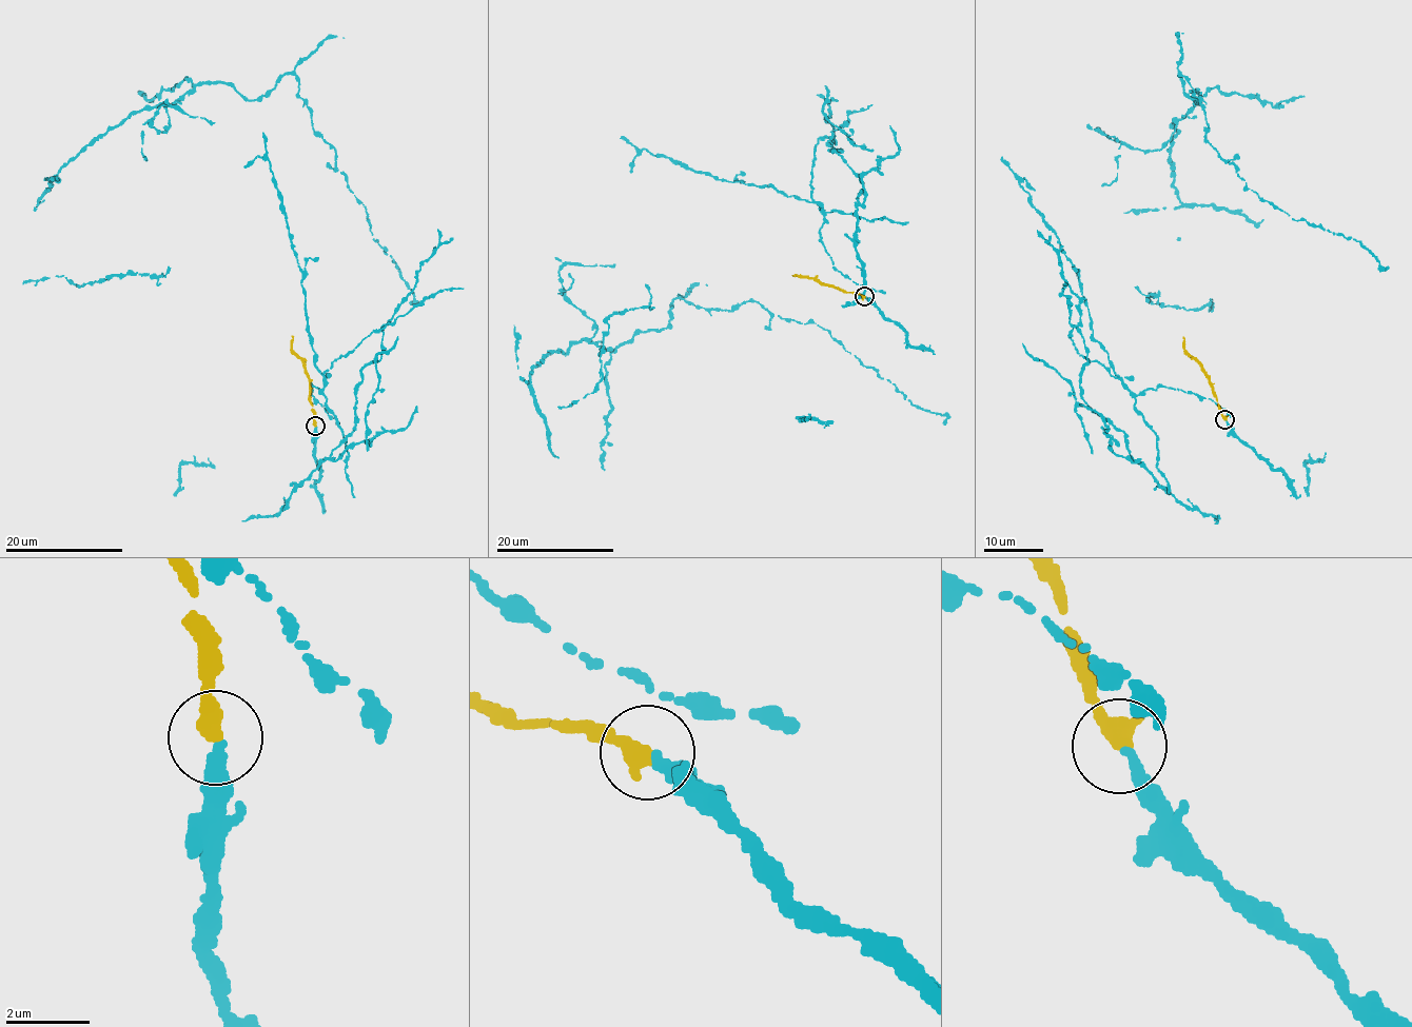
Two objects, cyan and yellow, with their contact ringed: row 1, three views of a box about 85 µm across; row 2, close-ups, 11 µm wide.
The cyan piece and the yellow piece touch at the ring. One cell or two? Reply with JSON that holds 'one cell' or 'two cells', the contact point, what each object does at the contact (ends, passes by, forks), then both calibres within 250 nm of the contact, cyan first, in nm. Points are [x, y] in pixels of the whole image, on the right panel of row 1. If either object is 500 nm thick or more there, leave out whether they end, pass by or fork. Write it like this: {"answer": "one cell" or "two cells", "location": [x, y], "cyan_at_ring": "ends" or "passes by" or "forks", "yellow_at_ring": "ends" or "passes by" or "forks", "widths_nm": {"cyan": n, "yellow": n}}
{"answer": "one cell", "location": [1224, 419], "cyan_at_ring": "ends", "yellow_at_ring": "ends", "widths_nm": {"cyan": 280, "yellow": 440}}

